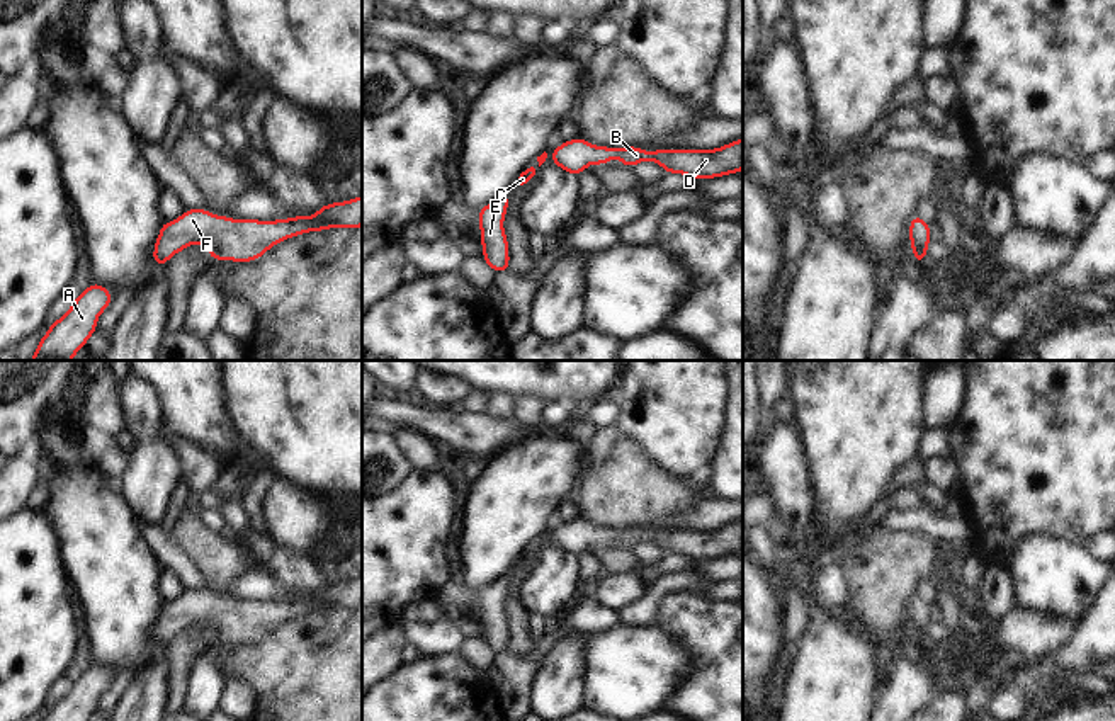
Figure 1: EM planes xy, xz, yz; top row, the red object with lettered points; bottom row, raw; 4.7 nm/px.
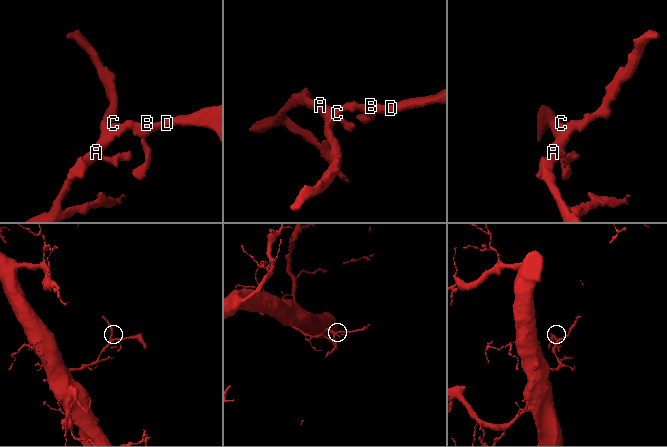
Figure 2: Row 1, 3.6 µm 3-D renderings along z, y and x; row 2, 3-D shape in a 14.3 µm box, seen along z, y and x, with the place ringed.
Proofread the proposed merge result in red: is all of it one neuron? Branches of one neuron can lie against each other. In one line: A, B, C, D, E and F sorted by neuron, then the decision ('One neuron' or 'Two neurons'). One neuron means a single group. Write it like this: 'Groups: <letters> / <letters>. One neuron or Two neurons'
Groups: A B C D E F. One neuron.

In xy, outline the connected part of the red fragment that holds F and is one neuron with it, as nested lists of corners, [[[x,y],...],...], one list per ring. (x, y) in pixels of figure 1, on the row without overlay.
[[[362,576],[325,585],[313,599],[294,597],[275,602],[231,600],[214,597],[207,590],[185,590],[178,600],[161,604],[151,641],[163,650],[172,636],[185,631],[190,624],[206,624],[212,643],[221,639],[253,643],[286,619],[306,612],[359,607],[362,607]]]

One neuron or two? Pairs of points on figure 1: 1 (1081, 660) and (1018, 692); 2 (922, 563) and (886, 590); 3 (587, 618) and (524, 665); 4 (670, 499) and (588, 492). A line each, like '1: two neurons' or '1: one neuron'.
1: one neuron
2: one neuron
3: one neuron
4: one neuron

